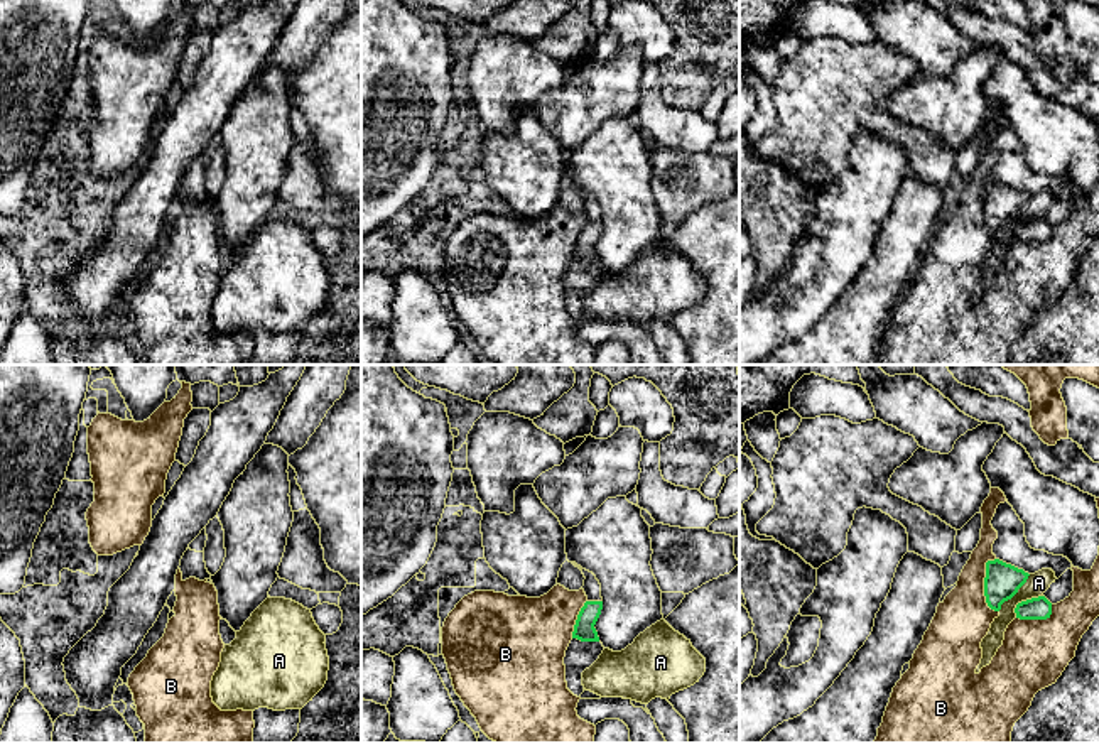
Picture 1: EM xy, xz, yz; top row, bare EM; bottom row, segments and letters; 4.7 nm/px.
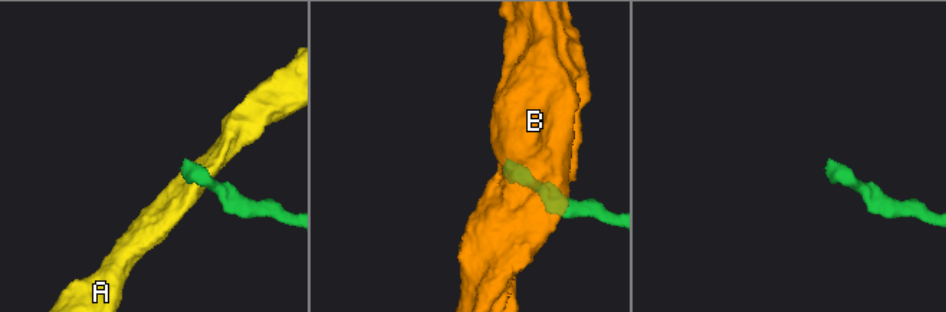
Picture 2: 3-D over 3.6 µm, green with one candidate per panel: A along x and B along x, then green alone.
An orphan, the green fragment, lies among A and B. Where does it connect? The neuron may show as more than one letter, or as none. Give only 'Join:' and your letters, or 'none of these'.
Join: none of these

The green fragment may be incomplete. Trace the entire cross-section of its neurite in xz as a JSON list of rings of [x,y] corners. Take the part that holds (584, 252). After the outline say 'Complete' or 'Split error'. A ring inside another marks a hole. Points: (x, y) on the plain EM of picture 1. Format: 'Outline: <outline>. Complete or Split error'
Outline: [[[572,184],[576,189],[579,189],[584,196],[584,214],[587,218],[587,223],[584,225],[584,228],[581,230],[579,236],[577,236],[577,241],[576,241],[576,247],[574,247],[574,253],[572,253],[572,260],[577,260],[581,263],[599,263],[599,258],[598,258],[598,253],[594,250],[599,236],[601,236],[601,231],[603,231],[603,220],[601,220],[601,206],[599,203],[596,201],[596,198],[586,191],[582,191],[581,187],[577,187],[576,184]]]. Split error

